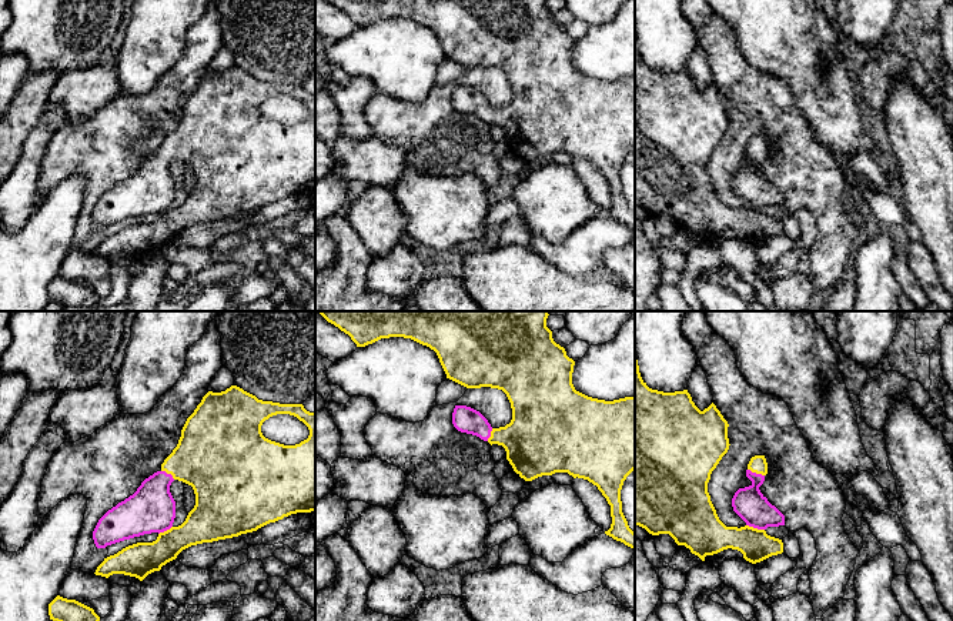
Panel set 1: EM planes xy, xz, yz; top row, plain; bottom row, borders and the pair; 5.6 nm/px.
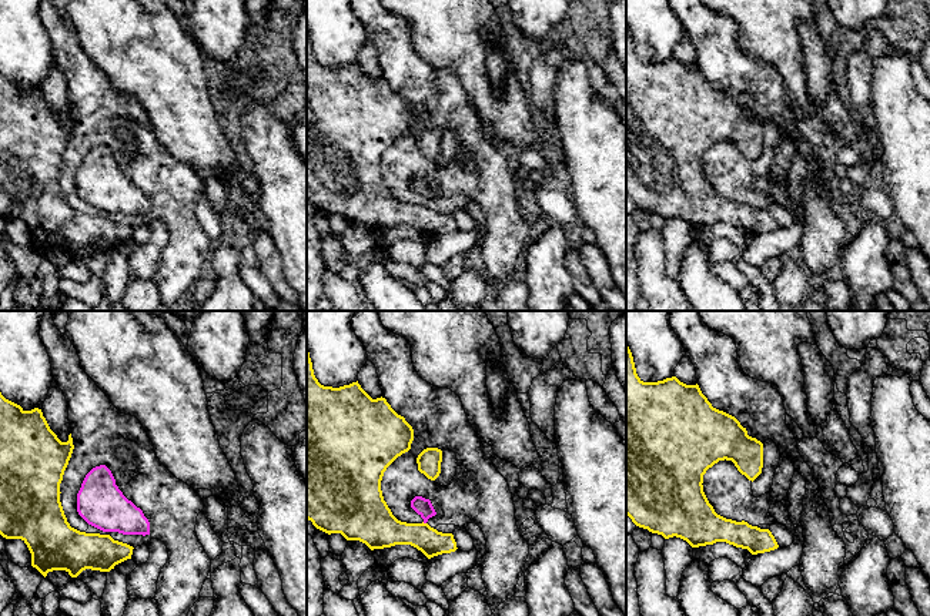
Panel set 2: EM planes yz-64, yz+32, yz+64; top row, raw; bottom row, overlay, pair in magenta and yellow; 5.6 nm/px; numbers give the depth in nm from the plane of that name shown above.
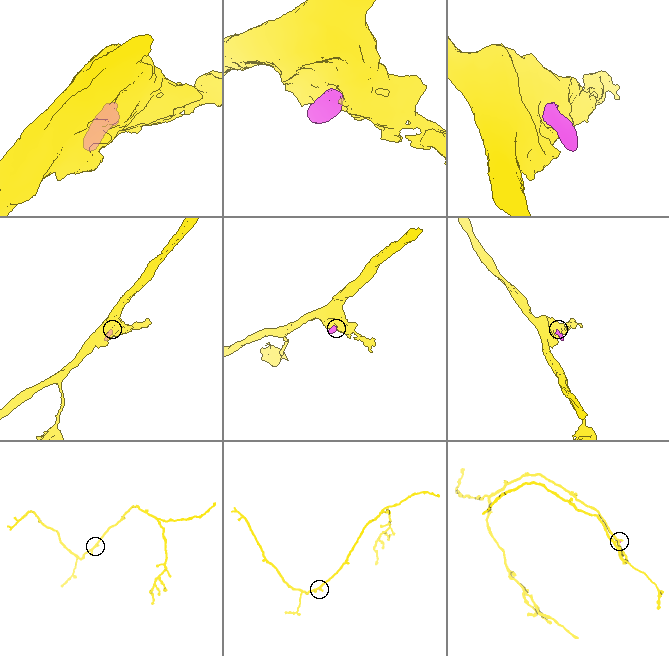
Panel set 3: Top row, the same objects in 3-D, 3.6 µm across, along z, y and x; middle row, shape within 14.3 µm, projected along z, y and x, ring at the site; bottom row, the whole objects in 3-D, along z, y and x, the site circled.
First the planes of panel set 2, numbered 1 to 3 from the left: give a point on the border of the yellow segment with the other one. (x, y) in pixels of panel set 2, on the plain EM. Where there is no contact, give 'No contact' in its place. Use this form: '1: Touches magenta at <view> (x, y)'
1: No contact
2: No contact
3: No contact

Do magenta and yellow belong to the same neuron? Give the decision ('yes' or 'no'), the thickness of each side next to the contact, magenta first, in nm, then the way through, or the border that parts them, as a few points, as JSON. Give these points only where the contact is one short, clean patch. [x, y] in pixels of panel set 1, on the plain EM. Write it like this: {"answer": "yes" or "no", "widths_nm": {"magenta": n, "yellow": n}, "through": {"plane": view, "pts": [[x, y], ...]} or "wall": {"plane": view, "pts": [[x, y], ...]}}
{"answer": "yes", "widths_nm": {"magenta": 180, "yellow": 190}}

